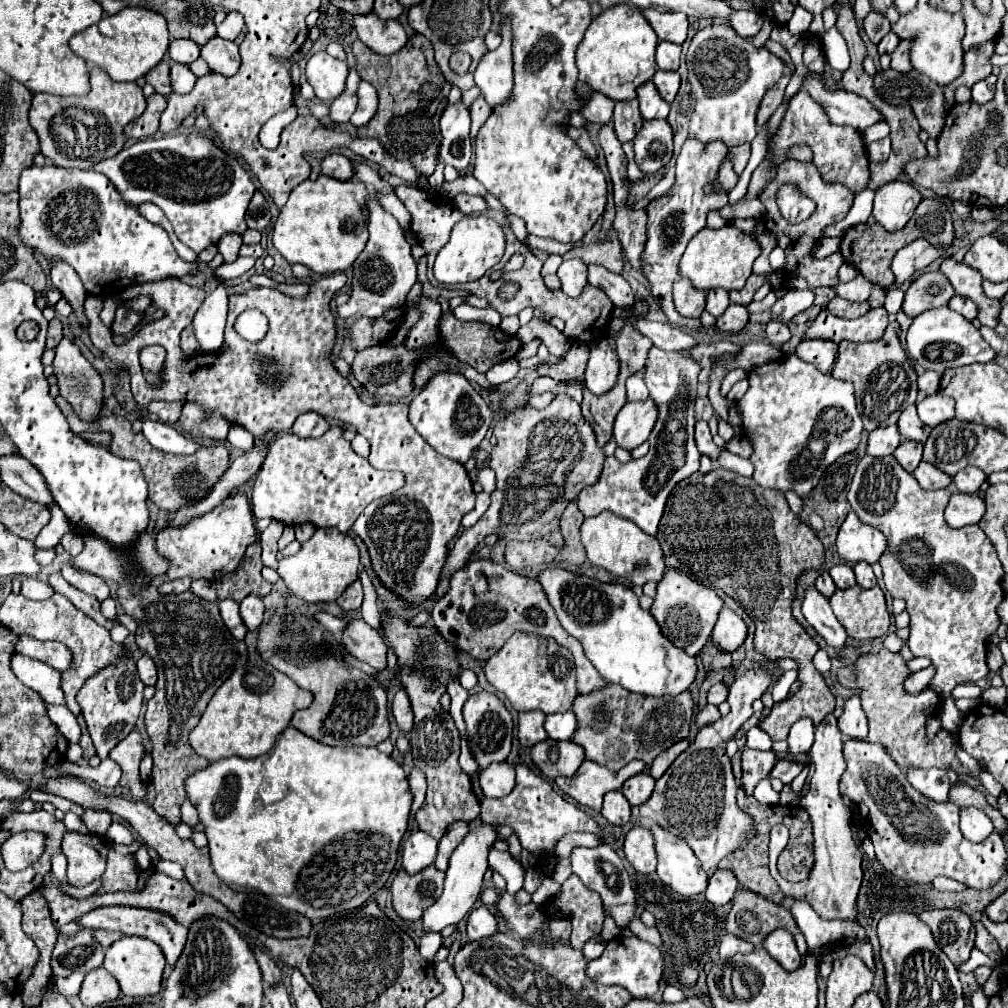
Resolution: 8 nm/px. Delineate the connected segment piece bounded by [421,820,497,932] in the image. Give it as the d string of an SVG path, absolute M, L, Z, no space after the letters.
M481 820L471 824L469 834L451 854L449 868L447 868L447 874L445 874L443 894L421 916L423 932L441 932L445 926L451 926L451 924L457 926L469 914L469 910L473 908L473 904L477 902L477 898L483 890L483 874L487 872L487 852L489 852L489 846L495 842L495 838L497 838L495 826L483 824Z

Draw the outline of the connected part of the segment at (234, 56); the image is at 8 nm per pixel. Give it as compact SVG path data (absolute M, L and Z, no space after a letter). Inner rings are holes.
M219 36L209 40L203 48L201 48L201 58L209 64L209 68L217 74L223 76L233 76L239 70L241 64L241 56L239 56L239 48L235 42L227 42L221 40Z

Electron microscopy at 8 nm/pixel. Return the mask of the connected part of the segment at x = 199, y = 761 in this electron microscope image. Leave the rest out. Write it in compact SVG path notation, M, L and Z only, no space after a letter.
M149 584L143 592L137 596L131 596L131 592L125 586L119 586L119 602L127 614L131 614L137 620L137 632L135 632L135 642L145 654L149 654L157 666L159 680L155 684L155 696L147 702L147 714L145 714L145 726L147 734L153 744L153 778L151 784L157 790L157 798L153 802L153 808L159 816L167 818L173 826L181 824L181 804L187 800L185 792L185 780L191 776L191 772L205 768L209 762L201 758L189 744L189 734L197 726L201 714L205 712L211 696L217 692L217 688L233 674L233 670L245 666L247 662L247 648L245 642L239 642L227 632L227 626L223 624L219 616L217 604L211 604L207 600L199 600L191 590L185 594L165 594L161 600L161 594L153 584Z

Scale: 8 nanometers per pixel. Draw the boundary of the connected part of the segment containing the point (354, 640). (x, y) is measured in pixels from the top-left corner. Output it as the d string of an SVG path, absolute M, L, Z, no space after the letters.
M365 620L349 622L341 642L345 650L351 652L351 656L355 656L357 660L371 664L377 670L387 668L387 644L379 636L379 632L373 630Z

